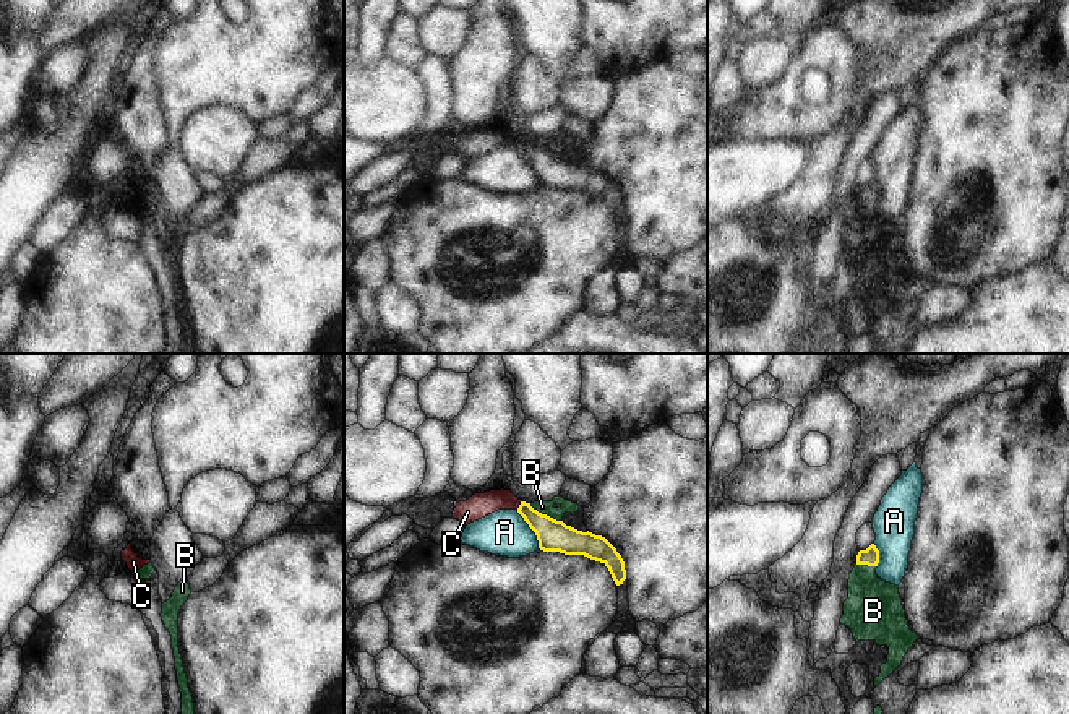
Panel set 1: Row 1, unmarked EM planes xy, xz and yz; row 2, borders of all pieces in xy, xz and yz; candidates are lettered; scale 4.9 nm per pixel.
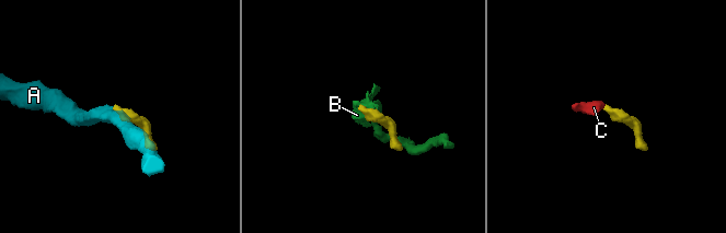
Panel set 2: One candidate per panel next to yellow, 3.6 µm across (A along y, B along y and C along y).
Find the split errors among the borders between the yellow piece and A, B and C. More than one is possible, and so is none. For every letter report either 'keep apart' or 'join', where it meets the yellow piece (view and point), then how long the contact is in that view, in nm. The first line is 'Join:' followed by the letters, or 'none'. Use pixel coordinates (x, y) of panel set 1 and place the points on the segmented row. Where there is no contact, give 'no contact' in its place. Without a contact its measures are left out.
Join: C
A: keep apart; meets yellow in xz at (531, 528); contact 220 nm long
B: keep apart; meets yellow in xz at (545, 515); contact 190 nm long
C: join; meets yellow in xz at (519, 505); contact 50 nm long

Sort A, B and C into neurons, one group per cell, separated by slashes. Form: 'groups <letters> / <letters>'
groups A / B / C

